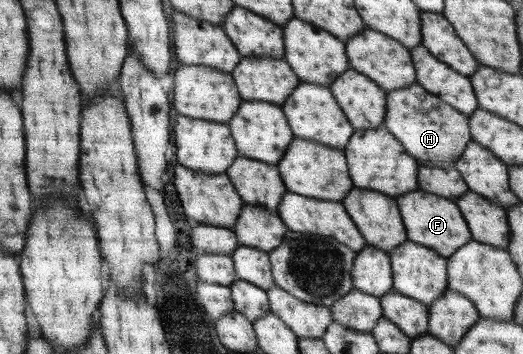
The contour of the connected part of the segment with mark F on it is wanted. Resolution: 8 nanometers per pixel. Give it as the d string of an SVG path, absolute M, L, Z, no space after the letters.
M419 189L405 193L395 199L401 221L405 227L406 239L433 250L441 257L448 258L456 249L472 240L466 221L462 218L461 212L455 202L444 197L435 197L431 193L419 191Z

